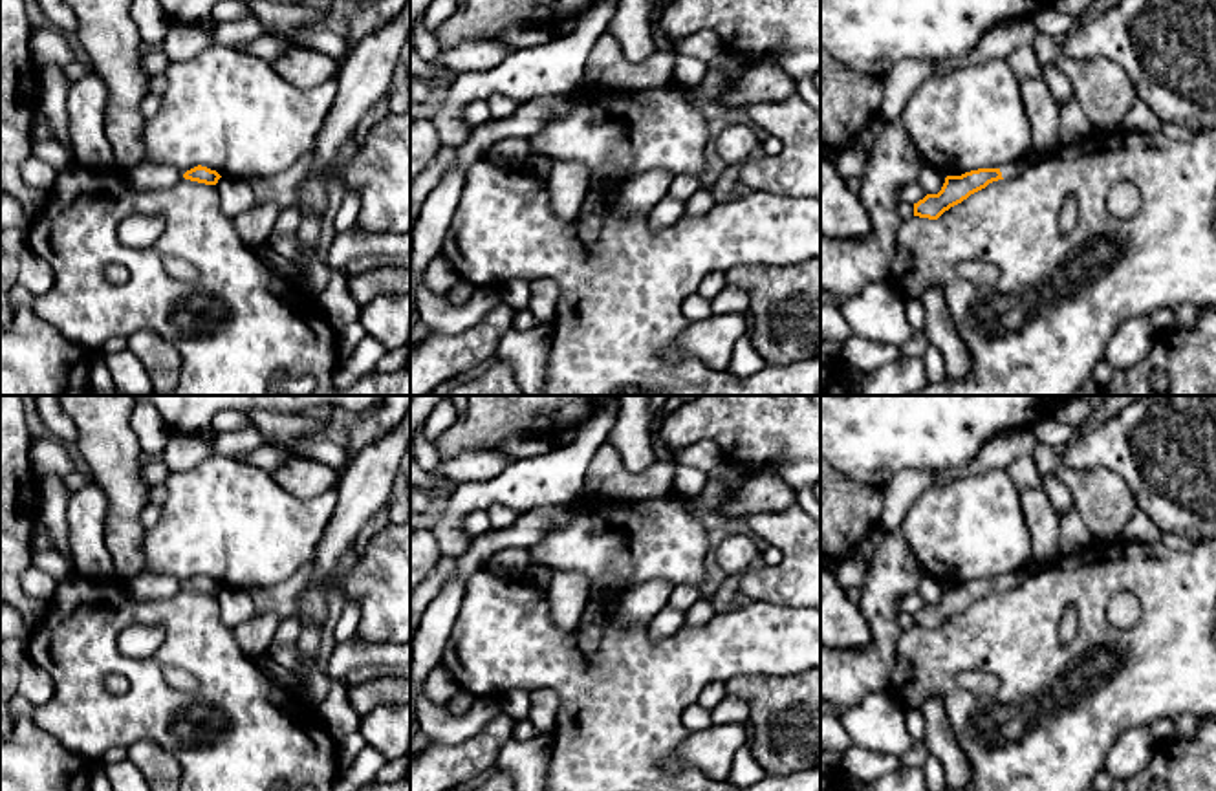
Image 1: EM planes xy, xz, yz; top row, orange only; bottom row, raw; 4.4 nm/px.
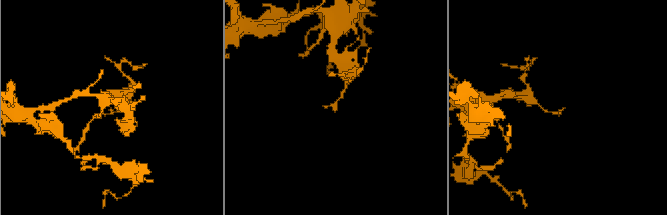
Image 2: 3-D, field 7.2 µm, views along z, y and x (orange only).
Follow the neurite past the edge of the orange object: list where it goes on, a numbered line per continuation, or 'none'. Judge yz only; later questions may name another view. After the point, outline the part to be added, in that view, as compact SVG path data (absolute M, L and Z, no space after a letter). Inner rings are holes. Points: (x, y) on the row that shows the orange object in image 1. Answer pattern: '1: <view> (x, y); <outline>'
1: yz (1008, 171); M1024 157L1024 159L1018 159L1018 161L1015 161L1015 163L1004 163L1002 167L1000 167L1000 172L1002 172L1002 178L1004 179L1011 179L1011 178L1016 178L1026 167L1027 167L1027 159Z

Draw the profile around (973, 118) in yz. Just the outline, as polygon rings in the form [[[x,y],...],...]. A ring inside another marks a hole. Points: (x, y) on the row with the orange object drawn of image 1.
[[[1007,59],[928,77],[901,123],[923,163],[943,176],[1000,168],[1029,154],[1033,130]]]

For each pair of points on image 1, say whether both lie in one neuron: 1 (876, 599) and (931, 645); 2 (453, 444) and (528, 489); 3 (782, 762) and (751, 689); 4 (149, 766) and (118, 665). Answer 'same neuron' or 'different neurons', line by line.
1: different neurons
2: different neurons
3: same neuron
4: different neurons

